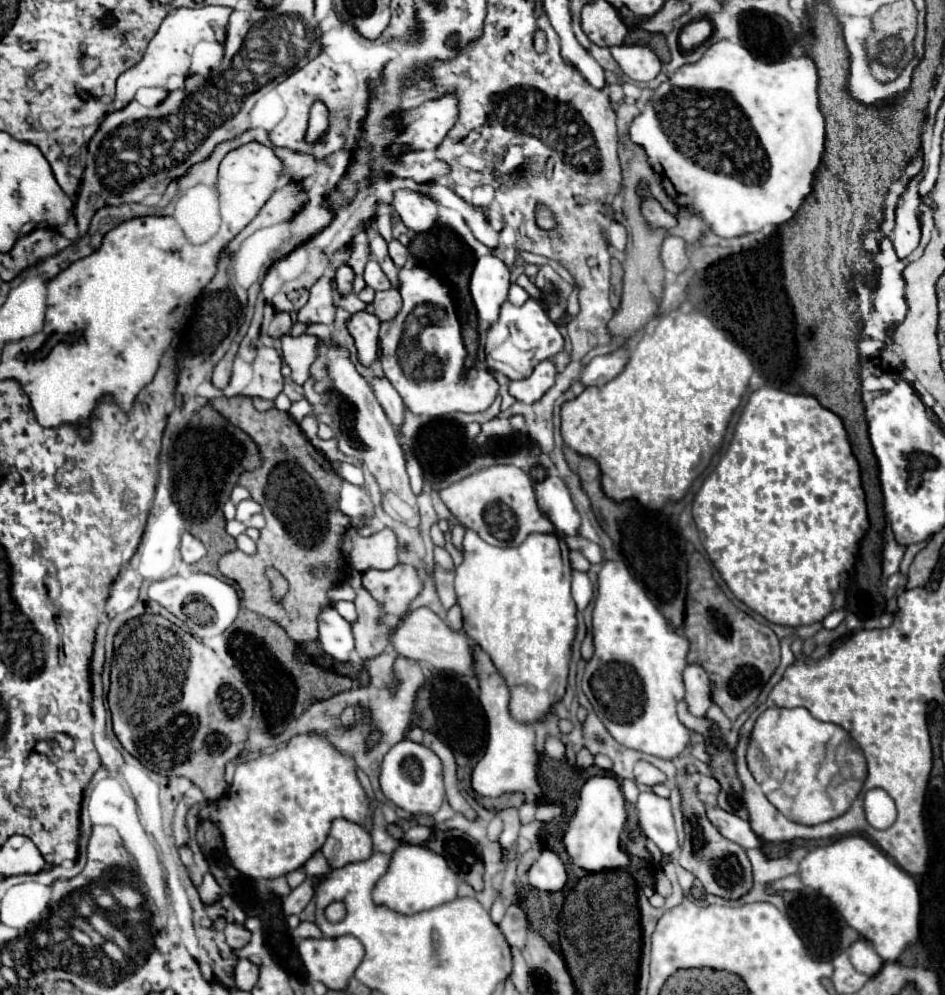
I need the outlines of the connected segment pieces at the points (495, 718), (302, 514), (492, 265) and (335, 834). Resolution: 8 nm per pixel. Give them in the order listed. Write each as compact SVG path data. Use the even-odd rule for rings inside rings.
M479 644L471 646L473 650L473 672L479 680L479 702L487 714L489 722L489 742L487 750L477 762L471 778L471 786L479 796L499 798L509 792L521 792L527 796L529 802L541 802L541 786L537 780L537 766L539 766L539 752L535 750L535 730L533 726L523 726L509 716L509 688L505 680L495 670L491 658L483 652Z
M221 396L211 400L211 406L259 444L263 454L261 468L243 472L237 484L251 492L251 498L263 506L263 516L267 518L261 538L257 540L257 554L247 556L241 550L229 552L219 560L219 570L225 578L241 586L245 608L279 622L295 642L305 644L317 640L317 614L323 606L331 604L327 590L345 578L345 568L335 564L339 542L347 532L347 516L337 506L341 490L339 476L331 462L301 436L299 424L291 420L287 412L277 408L257 412L247 396ZM281 444L287 448L287 456L279 450ZM321 562L329 562L331 570L323 580L315 580L307 568ZM269 566L277 568L289 582L289 592L283 602L275 602L271 596L271 586L265 578L265 568Z
M483 256L477 260L471 274L471 296L477 308L477 318L483 326L491 326L497 316L501 302L509 294L509 268L497 256Z
M337 818L331 824L321 852L327 858L329 868L343 868L349 862L361 862L373 854L372 838L361 824ZM347 846L351 850L347 850Z

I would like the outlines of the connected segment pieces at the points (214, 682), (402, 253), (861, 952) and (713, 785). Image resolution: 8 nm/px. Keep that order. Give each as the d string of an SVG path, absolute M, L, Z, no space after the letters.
M145 614L129 620L115 636L109 708L119 742L149 770L161 776L189 778L203 790L207 804L225 796L229 788L225 782L225 766L239 756L247 742L249 722L253 716L253 694L249 694L243 678L227 668L211 648L163 616Z
M391 240L391 242L389 242L389 256L391 256L391 260L395 262L395 266L401 268L401 266L405 264L407 256L409 256L409 250L407 250L407 246L403 246L399 240Z
M859 940L859 942L851 944L849 946L849 960L857 972L861 972L869 978L873 978L883 968L883 960L877 956L877 952L873 950L869 940Z
M703 776L701 784L699 784L699 794L717 794L721 790L721 784L715 778Z

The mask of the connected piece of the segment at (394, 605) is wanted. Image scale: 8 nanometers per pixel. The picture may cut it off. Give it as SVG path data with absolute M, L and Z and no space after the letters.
M397 564L391 570L367 570L363 572L365 588L391 616L403 616L409 610L411 600L421 592L421 580L417 570L407 564Z

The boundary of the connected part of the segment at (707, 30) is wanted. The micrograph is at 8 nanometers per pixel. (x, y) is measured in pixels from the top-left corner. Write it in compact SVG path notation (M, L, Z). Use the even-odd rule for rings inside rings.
M695 20L695 22L689 22L681 34L679 34L679 44L683 50L693 50L695 46L703 44L713 32L713 26L709 20Z

